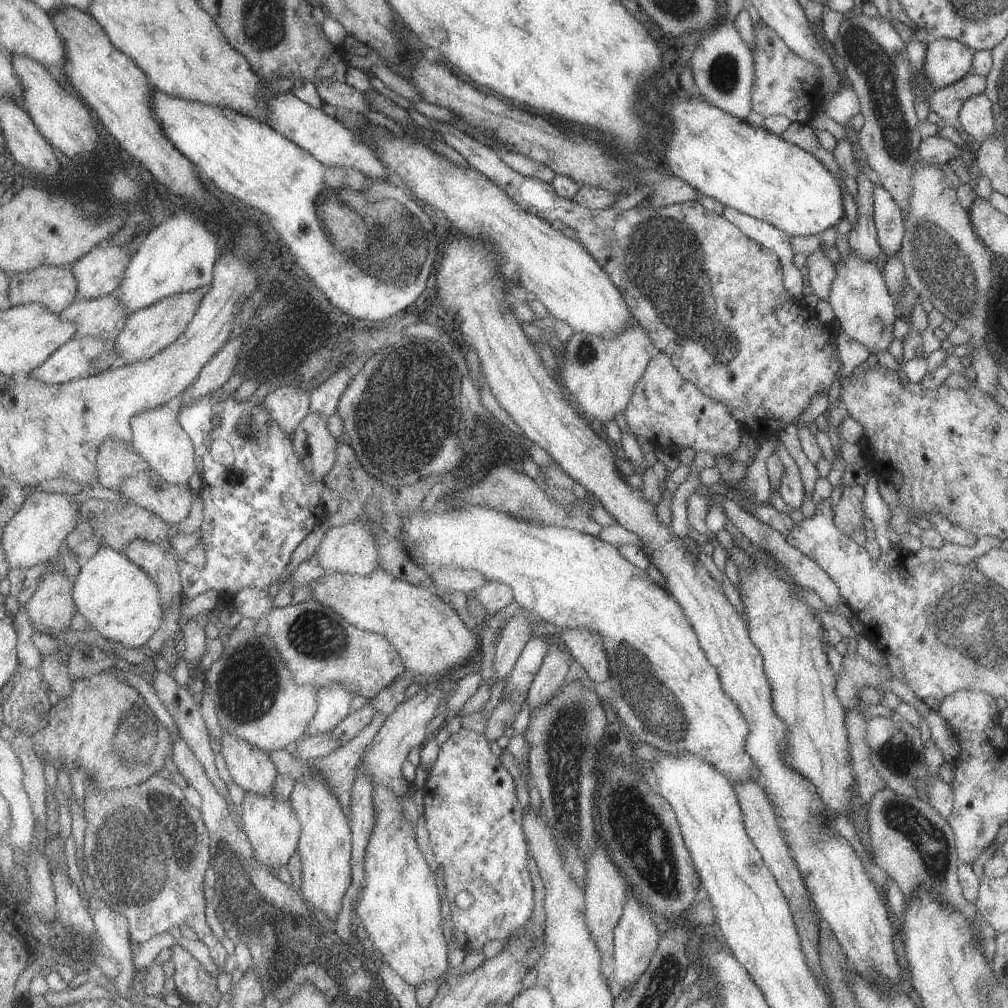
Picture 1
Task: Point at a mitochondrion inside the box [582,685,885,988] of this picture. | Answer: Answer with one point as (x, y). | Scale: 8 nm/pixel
(641, 835)

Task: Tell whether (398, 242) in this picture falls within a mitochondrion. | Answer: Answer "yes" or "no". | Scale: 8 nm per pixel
yes

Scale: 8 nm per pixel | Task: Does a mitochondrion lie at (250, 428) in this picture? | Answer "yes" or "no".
yes

